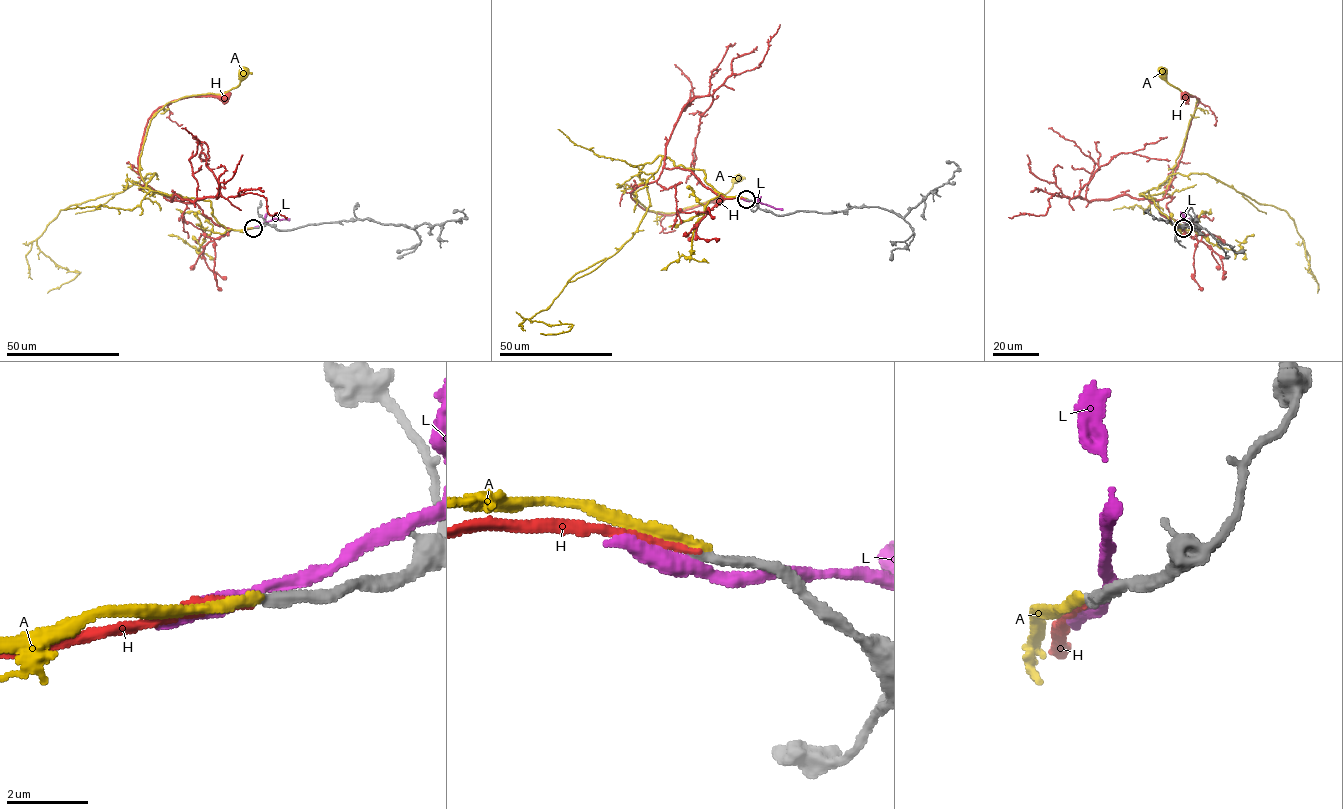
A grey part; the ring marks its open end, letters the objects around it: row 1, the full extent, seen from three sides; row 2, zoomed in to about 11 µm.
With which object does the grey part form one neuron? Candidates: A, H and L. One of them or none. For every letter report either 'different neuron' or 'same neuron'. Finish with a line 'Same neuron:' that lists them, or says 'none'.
A: different neuron
H: same neuron
L: different neuron
Same neuron: H

